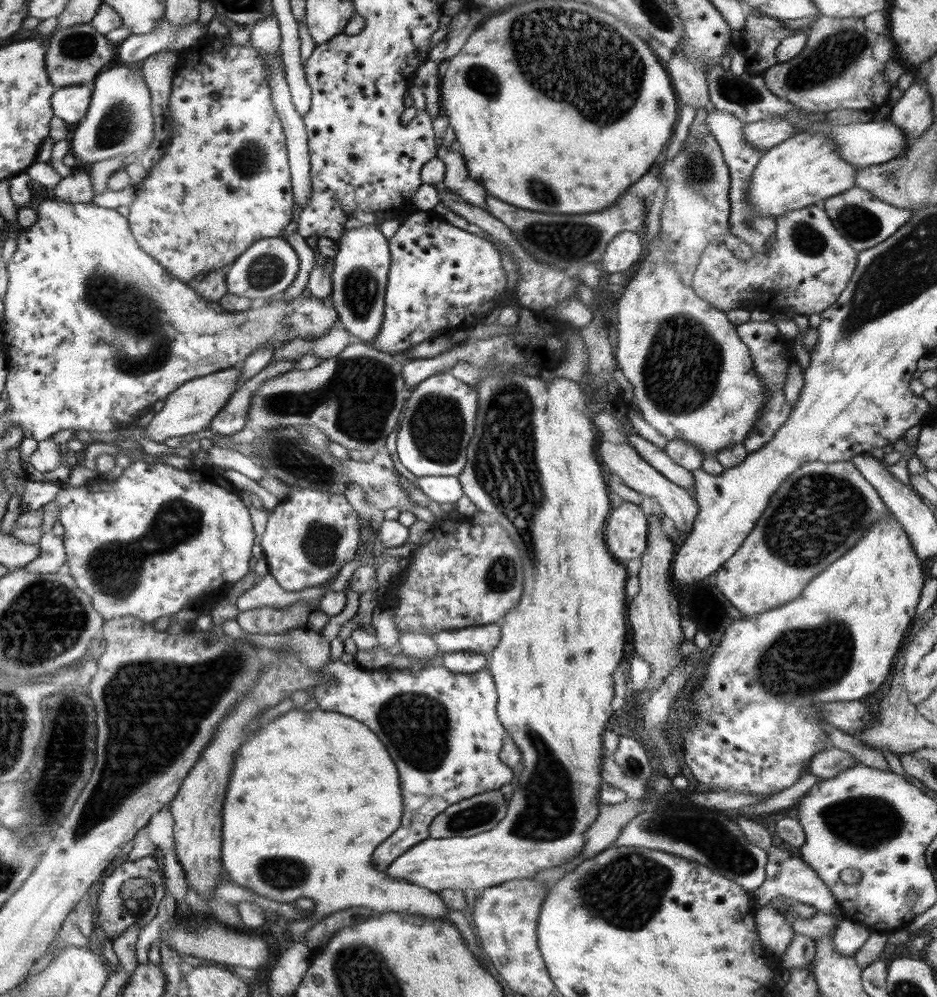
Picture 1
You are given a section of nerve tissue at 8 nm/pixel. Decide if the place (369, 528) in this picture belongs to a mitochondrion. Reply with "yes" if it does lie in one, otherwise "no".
yes

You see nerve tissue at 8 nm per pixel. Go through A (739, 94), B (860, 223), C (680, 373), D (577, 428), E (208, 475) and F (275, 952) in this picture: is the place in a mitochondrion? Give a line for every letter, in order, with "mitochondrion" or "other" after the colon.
A: mitochondrion
B: mitochondrion
C: mitochondrion
D: other
E: other
F: other

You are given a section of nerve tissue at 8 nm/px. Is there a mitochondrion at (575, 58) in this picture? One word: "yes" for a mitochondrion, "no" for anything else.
yes

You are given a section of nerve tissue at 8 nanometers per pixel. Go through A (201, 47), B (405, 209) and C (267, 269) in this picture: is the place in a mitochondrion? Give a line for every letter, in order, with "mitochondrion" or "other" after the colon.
A: other
B: other
C: mitochondrion

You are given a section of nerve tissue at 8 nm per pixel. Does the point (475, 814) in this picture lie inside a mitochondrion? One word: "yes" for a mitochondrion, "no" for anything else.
yes

